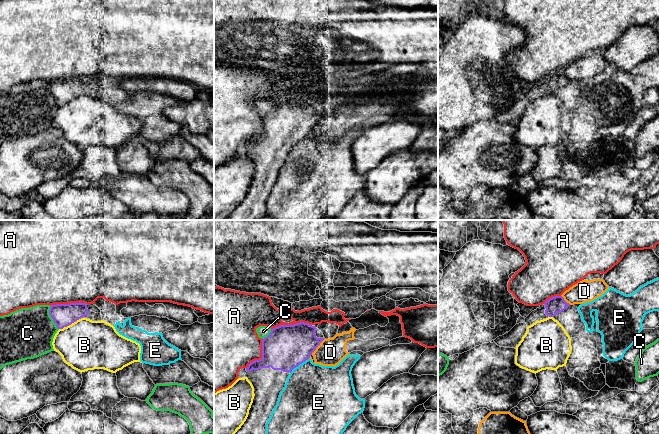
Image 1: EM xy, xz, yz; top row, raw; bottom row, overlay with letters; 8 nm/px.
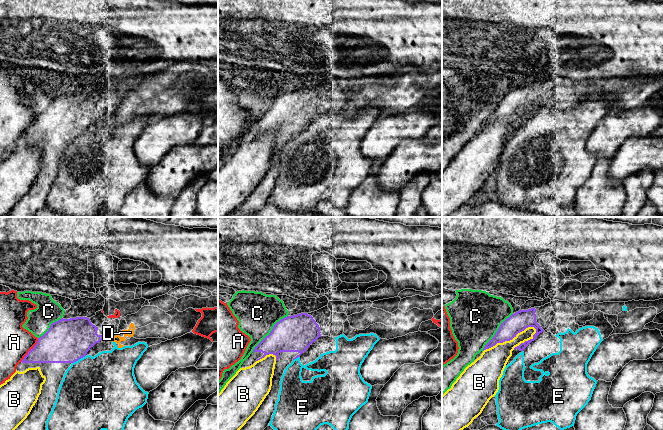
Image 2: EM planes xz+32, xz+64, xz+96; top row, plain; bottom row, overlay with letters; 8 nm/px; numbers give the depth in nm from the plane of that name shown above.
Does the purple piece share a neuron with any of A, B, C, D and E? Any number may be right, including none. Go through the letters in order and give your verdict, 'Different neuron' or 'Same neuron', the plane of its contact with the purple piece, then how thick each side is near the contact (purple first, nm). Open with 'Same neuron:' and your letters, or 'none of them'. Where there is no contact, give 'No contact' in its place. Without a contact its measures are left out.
Same neuron: none of them
A: Different neuron. Touches purple in xz. Thickness 360 nm (purple) against 200 nm
B: Different neuron. Touches purple in xy. Thickness 190 nm (purple) against 400 nm
C: Different neuron. Touches purple in xy. Thickness 190 nm (purple) against 420 nm
D: Different neuron. Touches purple in xz. Thickness 360 nm (purple) against 220 nm
E: Different neuron. Touches purple in xz. Thickness 360 nm (purple) against 460 nm

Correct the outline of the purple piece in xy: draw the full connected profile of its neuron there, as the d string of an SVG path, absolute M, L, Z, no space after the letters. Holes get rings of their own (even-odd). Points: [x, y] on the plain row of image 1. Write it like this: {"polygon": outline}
{"polygon": "M70 79L51 81L49 90L58 105L63 105L81 94L101 97L101 86L94 80Z"}

